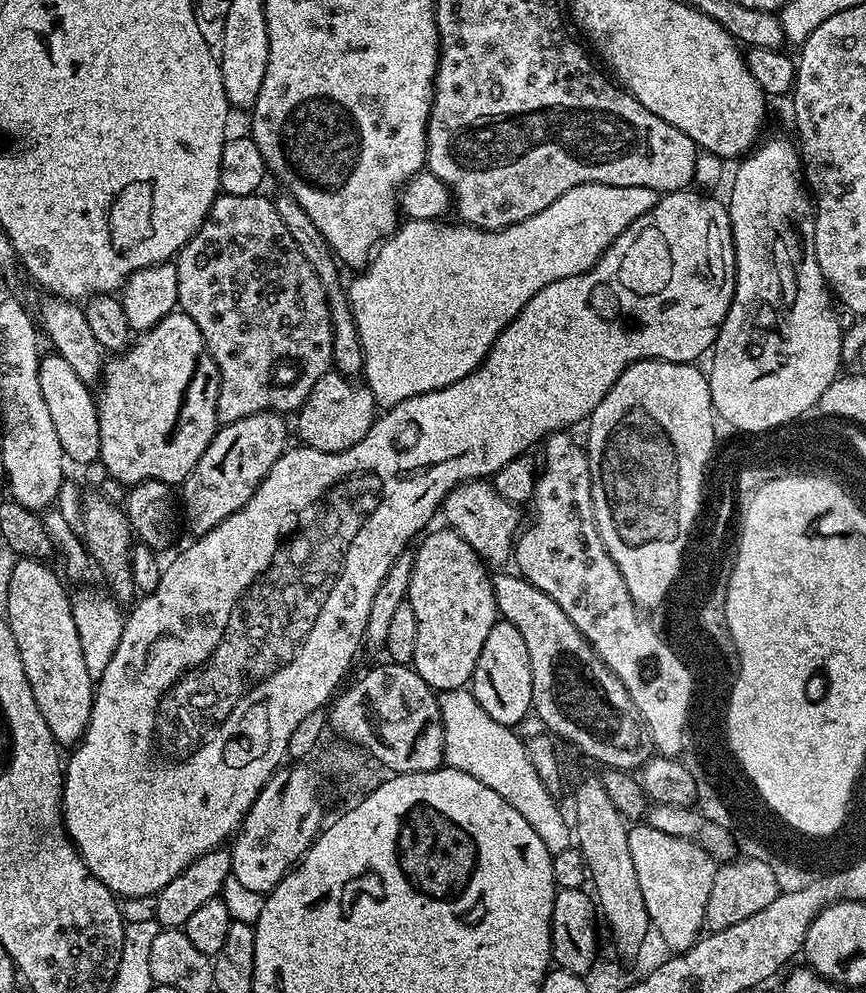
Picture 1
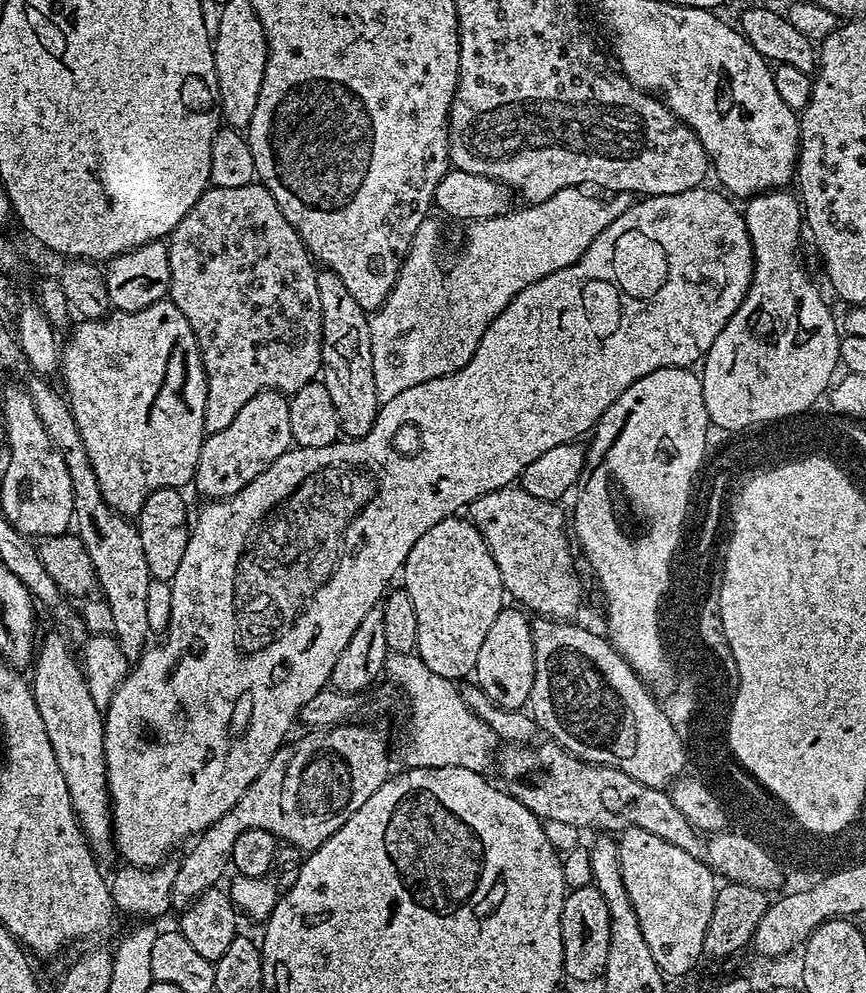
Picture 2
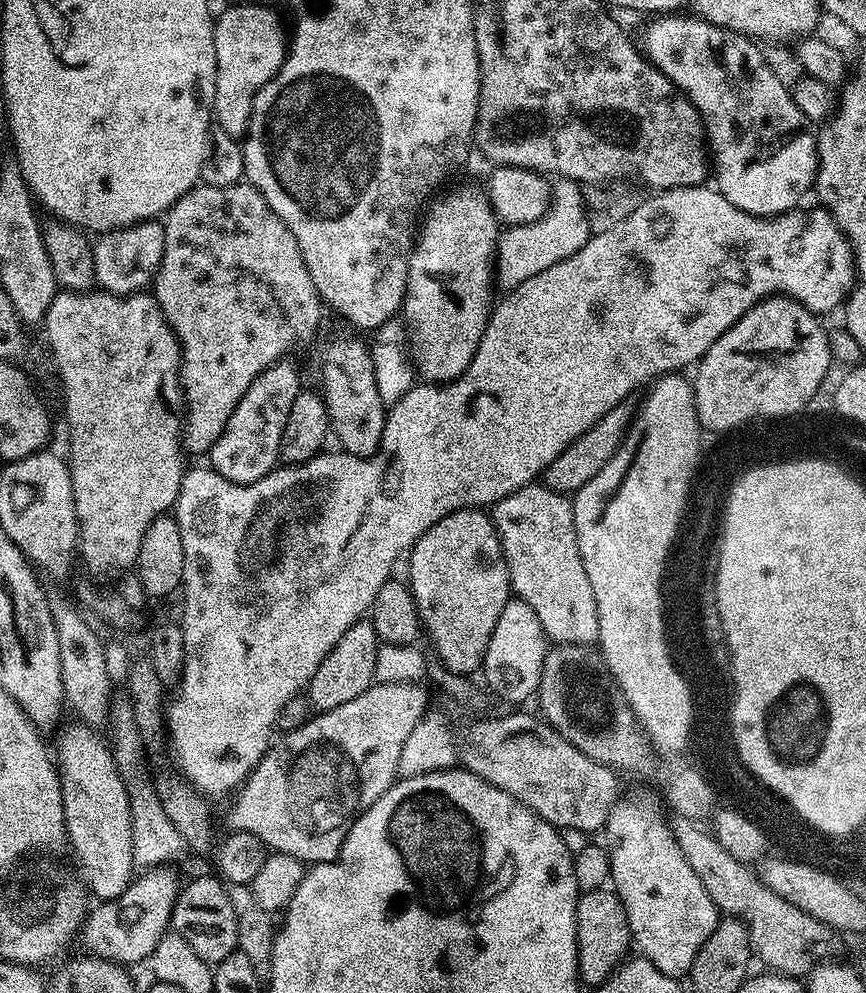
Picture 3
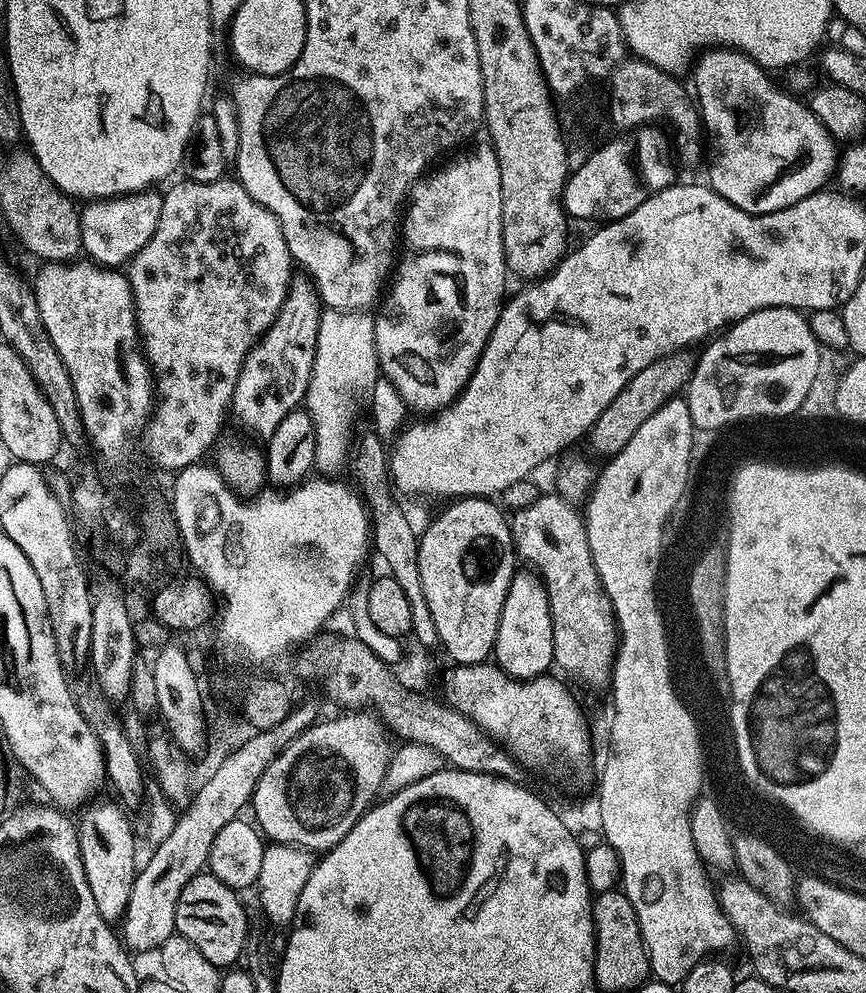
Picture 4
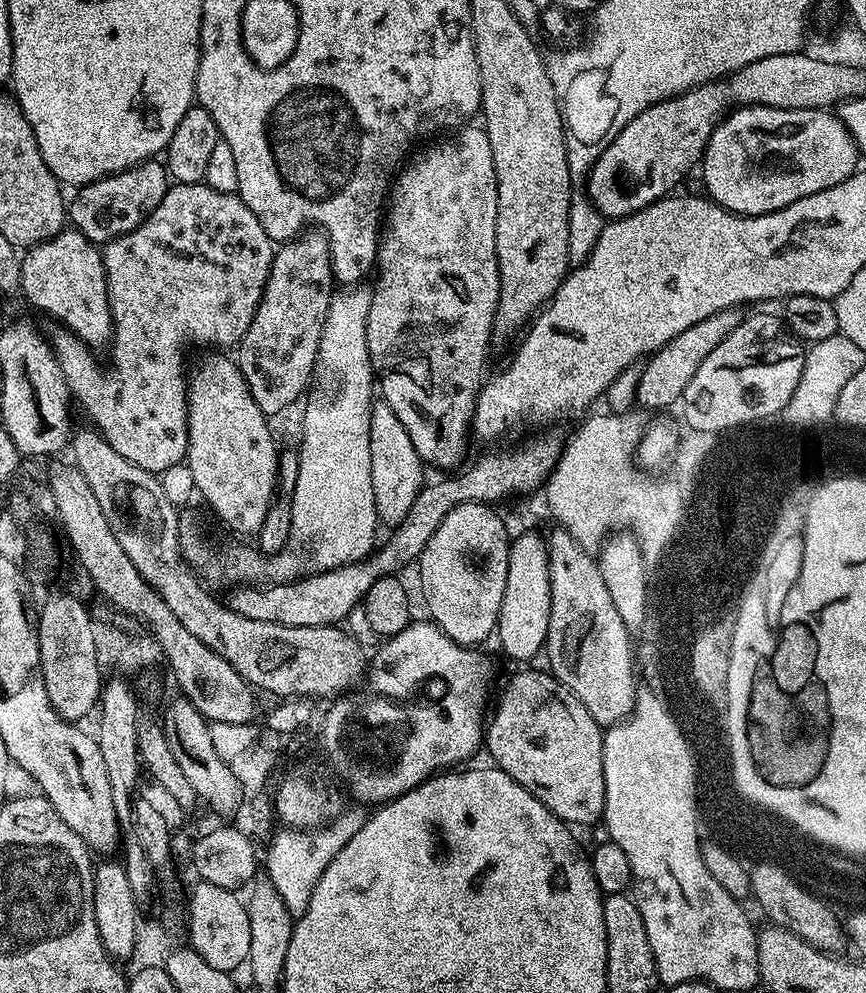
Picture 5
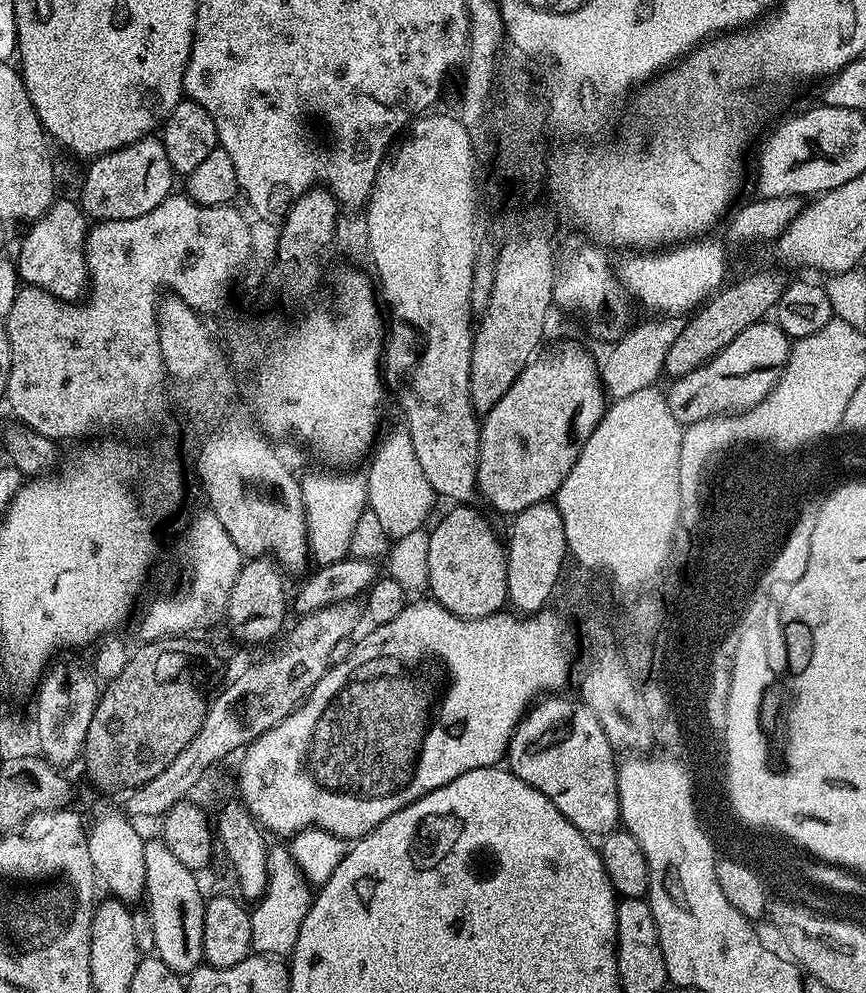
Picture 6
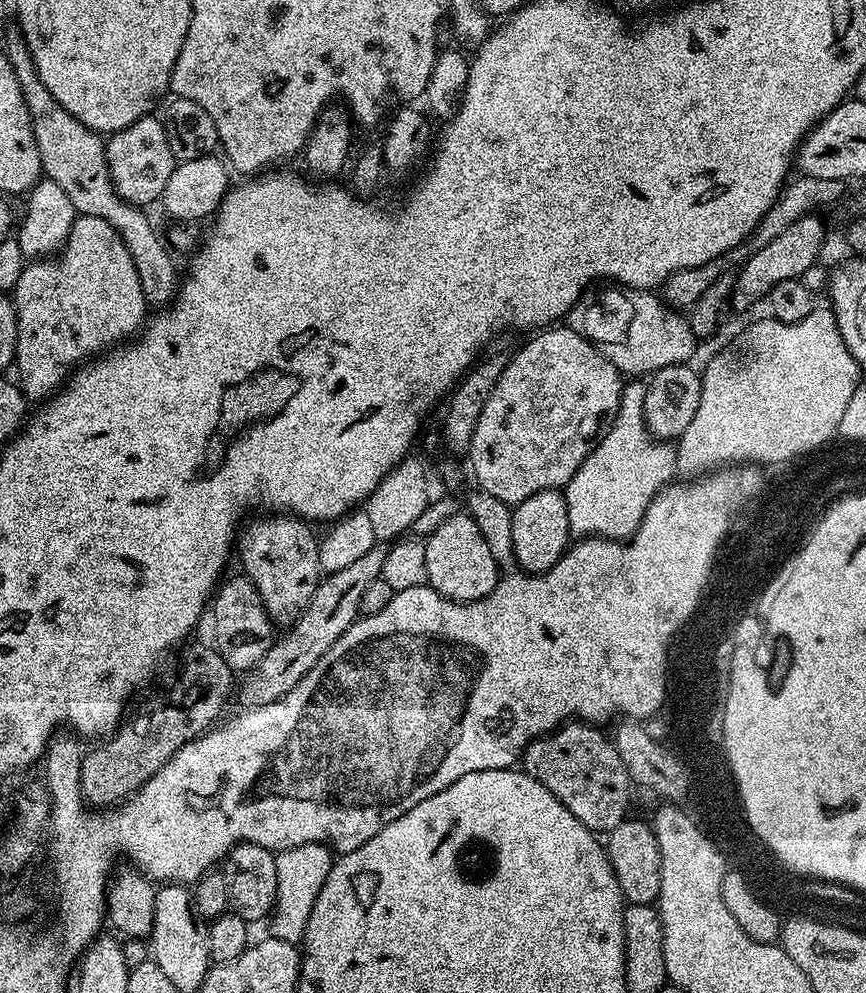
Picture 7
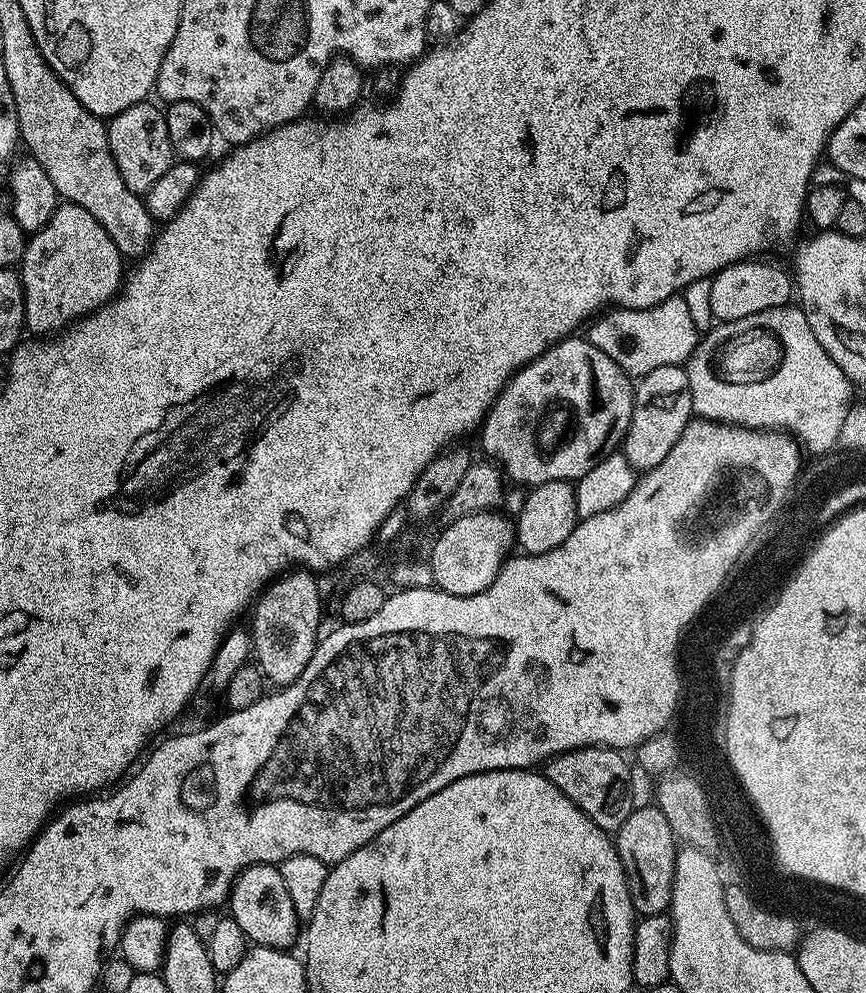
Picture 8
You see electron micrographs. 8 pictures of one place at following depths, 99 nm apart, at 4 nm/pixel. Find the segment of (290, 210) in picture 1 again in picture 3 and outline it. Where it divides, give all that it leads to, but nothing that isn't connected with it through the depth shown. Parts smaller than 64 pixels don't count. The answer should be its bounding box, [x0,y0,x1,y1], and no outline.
[321,329,387,456]

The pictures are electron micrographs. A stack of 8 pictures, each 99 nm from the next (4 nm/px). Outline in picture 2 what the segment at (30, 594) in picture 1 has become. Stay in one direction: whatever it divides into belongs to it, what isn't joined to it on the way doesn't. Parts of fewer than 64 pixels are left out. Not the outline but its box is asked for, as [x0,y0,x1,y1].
[30,631,114,858]

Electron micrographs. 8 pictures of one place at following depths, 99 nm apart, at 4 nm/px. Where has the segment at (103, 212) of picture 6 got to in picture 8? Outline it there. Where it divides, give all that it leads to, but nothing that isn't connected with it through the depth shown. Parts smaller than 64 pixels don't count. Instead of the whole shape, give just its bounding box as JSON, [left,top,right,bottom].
[107,102,174,194]

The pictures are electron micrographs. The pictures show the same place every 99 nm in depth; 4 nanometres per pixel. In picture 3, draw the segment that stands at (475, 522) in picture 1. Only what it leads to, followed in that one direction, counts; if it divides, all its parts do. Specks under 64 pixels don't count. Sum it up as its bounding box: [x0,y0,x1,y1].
[490,482,600,645]

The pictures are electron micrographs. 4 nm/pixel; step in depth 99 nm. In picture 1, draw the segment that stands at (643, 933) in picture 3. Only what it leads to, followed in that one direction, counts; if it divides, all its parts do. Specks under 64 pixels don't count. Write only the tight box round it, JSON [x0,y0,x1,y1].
[628,822,718,954]

